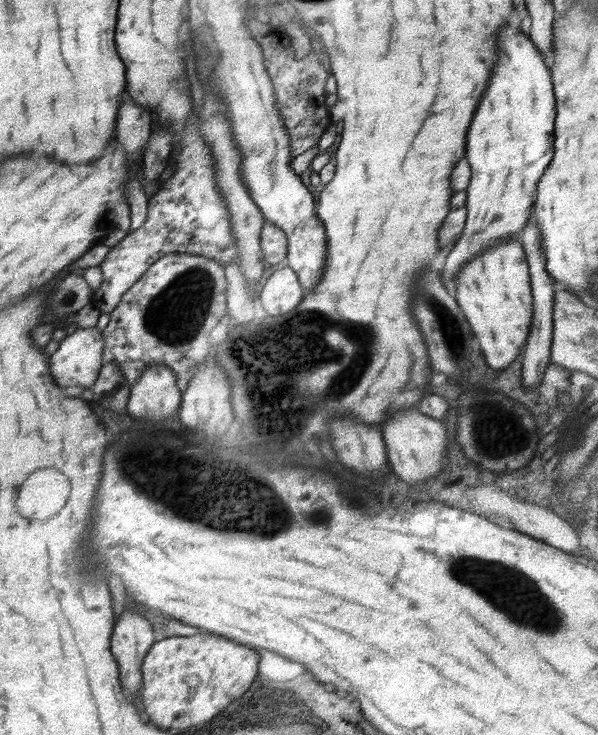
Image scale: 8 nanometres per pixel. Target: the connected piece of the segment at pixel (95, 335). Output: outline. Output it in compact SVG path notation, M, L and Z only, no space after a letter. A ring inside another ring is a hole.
M96 326L77 328L74 333L62 339L58 350L51 355L50 372L56 377L58 383L66 386L66 388L70 388L70 390L79 392L90 388L94 384L98 372L101 372L101 368L104 365L102 354L104 354L105 348L105 337L102 336L102 331Z

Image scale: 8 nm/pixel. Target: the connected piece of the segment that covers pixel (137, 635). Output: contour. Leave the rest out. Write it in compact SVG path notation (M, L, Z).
M134 612L120 615L113 634L112 649L121 665L122 688L126 688L126 696L130 700L142 690L142 663L155 642L152 624L148 619Z

